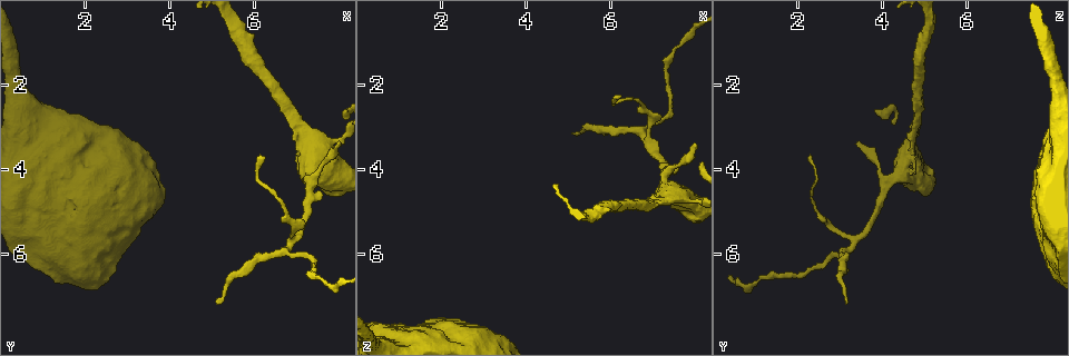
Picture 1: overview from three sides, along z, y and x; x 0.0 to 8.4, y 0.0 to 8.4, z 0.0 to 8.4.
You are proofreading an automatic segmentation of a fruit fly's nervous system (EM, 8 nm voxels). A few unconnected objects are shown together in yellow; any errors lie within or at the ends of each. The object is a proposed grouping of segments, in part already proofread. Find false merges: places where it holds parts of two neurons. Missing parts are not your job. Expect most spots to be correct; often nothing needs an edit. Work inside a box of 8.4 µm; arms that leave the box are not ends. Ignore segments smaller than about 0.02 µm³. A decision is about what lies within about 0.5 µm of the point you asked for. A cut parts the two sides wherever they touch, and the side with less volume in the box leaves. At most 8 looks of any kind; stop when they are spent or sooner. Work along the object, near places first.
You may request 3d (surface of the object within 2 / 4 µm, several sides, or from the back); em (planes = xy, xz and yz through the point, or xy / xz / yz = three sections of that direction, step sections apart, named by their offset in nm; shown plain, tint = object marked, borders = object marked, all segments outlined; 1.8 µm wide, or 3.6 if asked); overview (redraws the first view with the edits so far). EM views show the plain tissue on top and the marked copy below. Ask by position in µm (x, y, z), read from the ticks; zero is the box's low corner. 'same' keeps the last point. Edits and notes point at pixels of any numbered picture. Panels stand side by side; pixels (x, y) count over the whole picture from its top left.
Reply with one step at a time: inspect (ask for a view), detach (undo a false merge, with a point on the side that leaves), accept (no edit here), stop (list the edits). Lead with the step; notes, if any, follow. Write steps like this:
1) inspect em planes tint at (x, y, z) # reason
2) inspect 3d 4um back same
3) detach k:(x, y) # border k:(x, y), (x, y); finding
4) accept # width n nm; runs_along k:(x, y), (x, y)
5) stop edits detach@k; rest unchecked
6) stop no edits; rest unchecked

inspect em 3.6um planes tint at (7.50, 4.00, 4.60) # sudden change in width

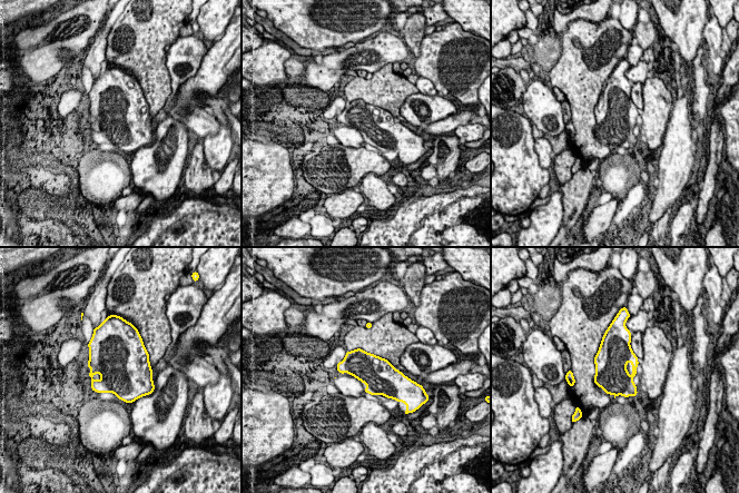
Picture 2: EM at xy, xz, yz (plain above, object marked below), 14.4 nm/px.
accept # all the same neuron

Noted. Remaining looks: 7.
inspect 3d 2um back at (6.70, 5.90, 3.10) # four-way junction

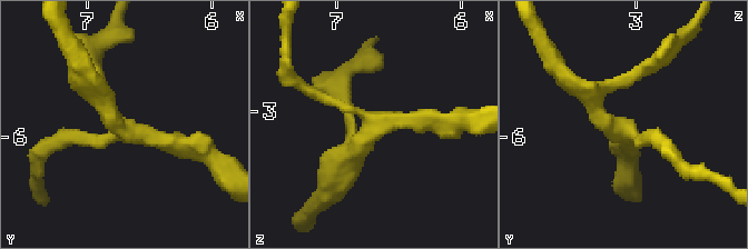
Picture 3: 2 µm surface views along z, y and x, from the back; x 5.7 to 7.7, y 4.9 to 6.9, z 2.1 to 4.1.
inspect em planes borders at (6.70, 5.92, 3.10) # arms 4; need the tissue

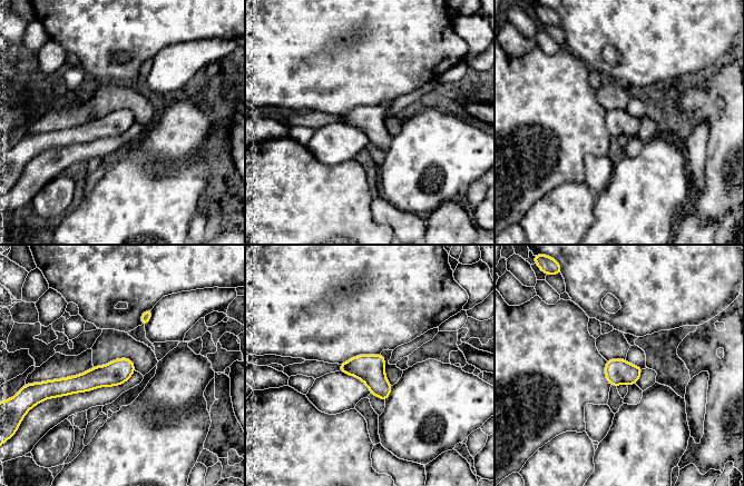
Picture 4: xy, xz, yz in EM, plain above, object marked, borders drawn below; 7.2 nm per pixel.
accept # runs_along 4:(131, 367), (79, 384), (56, 386); one neuron here

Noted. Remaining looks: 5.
inspect em yz step 8 tint at (7.65, 6.60, 1.05) # narrows sharply

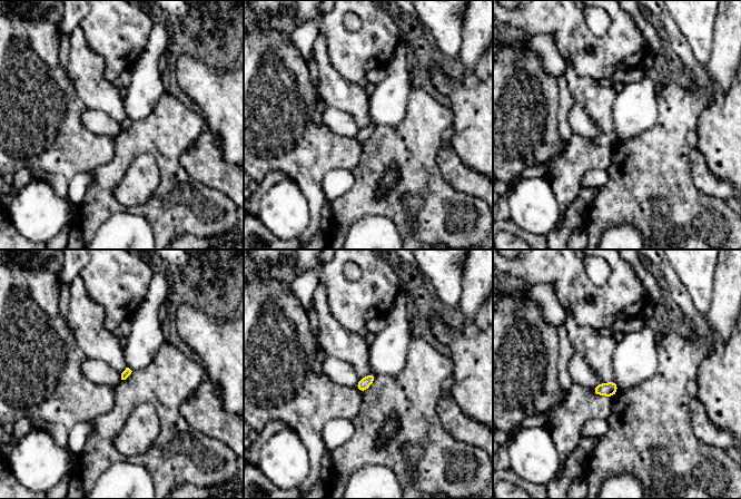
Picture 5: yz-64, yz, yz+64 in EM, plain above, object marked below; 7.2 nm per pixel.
accept # continuous, no second neuron

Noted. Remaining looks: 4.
stop no edits; rest unchecked

